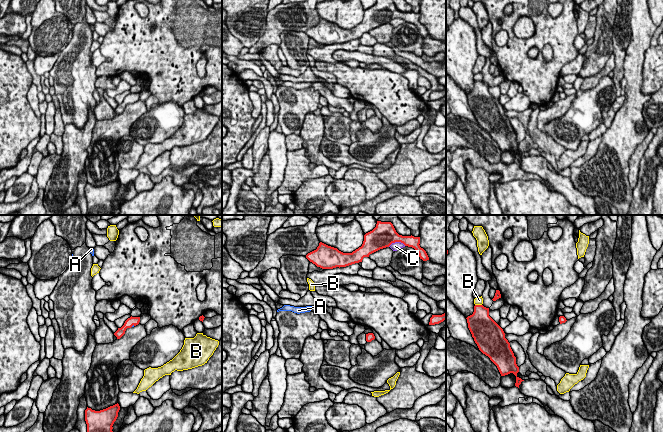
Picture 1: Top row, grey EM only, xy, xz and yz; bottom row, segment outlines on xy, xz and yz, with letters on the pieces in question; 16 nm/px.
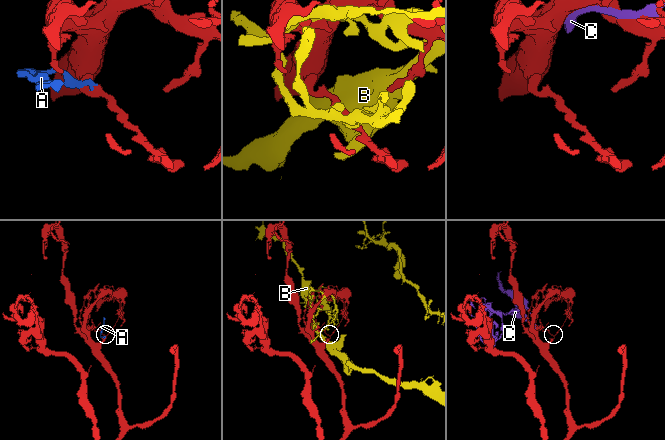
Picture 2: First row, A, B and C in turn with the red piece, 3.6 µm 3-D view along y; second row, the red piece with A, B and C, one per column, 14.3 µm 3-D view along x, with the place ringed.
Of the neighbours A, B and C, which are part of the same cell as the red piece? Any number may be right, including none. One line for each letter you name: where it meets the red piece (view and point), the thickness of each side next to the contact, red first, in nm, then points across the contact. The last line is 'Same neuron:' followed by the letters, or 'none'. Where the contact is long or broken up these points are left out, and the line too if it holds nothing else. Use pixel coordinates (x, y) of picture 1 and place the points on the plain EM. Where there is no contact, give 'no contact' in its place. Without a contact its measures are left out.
A: contact xy (132, 101); calibres 140 and 30 nm; way xy (131, 97), (132, 101), (133, 101)
Same neuron: A

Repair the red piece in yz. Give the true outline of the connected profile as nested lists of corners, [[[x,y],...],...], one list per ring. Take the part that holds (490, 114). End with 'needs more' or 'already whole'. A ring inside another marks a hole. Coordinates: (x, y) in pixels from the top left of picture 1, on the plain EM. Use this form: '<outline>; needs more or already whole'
[[[475,81],[473,90],[466,95],[479,126],[497,142],[501,152],[513,149],[516,152],[515,162],[519,164],[524,156],[517,152],[516,133],[503,105],[489,92],[489,84]]]; already whole

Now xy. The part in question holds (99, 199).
[[[118,179],[100,187],[87,183],[85,186],[86,215],[111,215],[113,211],[112,202],[118,193],[119,186]]]; already whole

